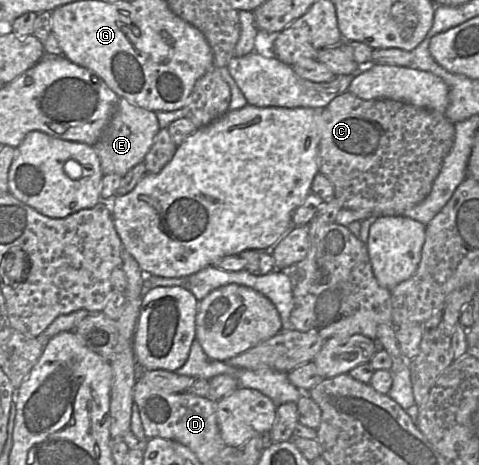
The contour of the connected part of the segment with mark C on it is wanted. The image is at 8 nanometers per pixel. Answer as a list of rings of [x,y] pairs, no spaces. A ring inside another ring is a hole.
[[[347,91],[332,100],[318,116],[319,173],[334,185],[342,208],[367,210],[376,216],[403,216],[432,189],[455,138],[455,125],[445,114],[386,98],[364,100]]]

